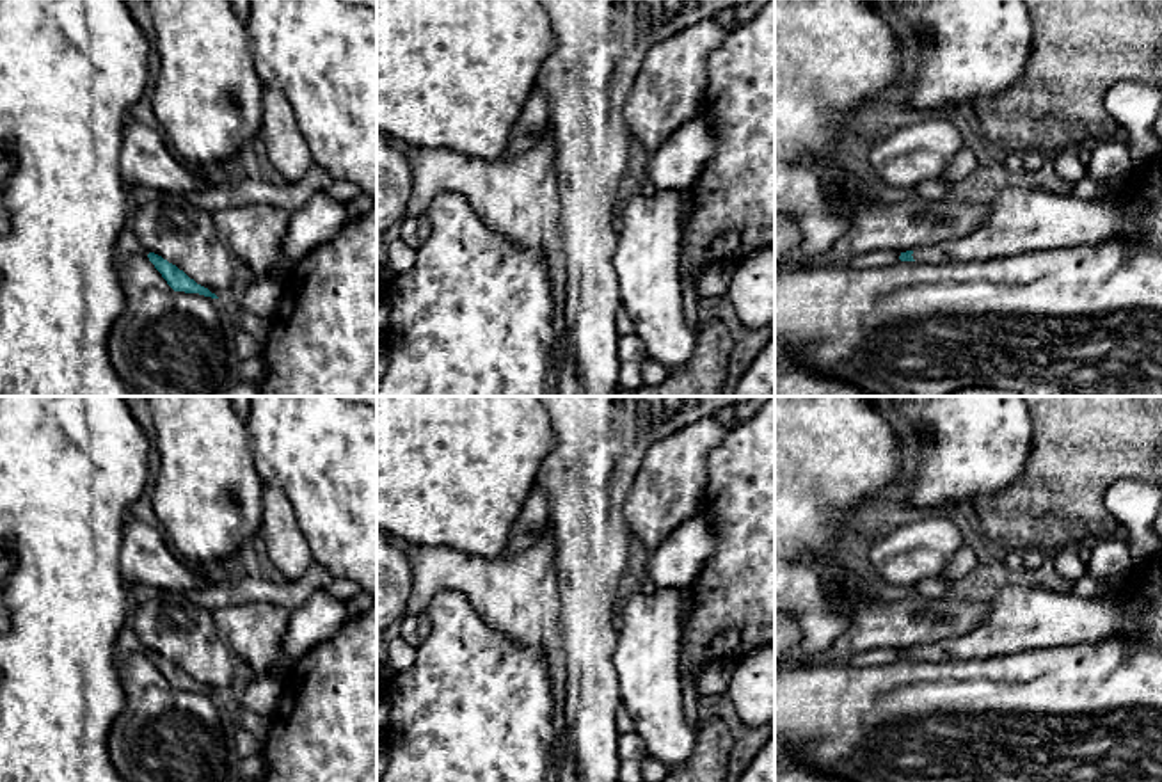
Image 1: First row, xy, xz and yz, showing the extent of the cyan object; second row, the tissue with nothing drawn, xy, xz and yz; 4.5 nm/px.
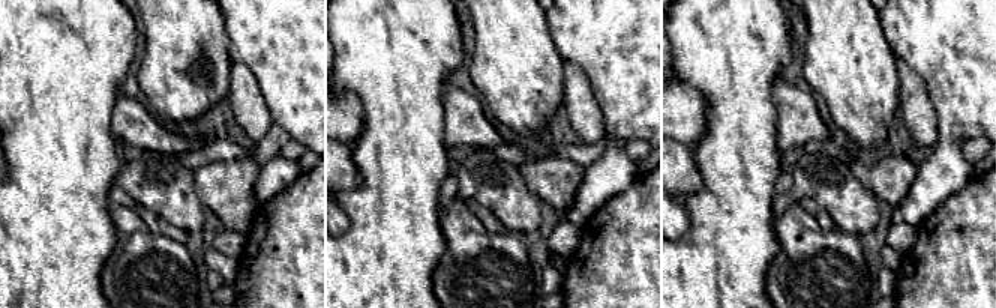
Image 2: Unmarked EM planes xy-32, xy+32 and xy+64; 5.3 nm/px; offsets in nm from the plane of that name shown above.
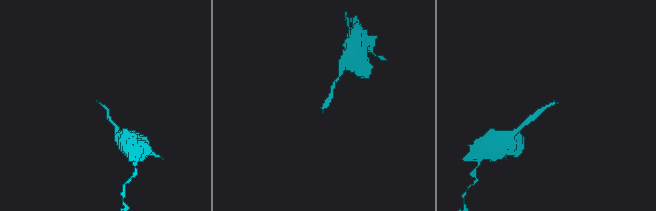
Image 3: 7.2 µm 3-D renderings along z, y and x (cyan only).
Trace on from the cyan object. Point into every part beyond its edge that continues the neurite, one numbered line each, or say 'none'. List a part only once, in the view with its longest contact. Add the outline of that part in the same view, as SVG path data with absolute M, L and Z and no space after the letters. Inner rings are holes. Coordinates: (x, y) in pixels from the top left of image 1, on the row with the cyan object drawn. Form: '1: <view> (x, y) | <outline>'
1: yz (1018, 219) | M1007 183L986 185L986 220L970 235L913 251L919 263L990 261L1004 256L1134 238L1139 226L1123 210L1094 199L1045 194Z

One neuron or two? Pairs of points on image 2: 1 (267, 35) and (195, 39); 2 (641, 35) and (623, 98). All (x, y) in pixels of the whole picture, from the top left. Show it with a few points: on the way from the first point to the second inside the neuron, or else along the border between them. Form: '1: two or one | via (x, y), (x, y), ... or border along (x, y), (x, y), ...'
1: two | border along (222, 15), (228, 39), (228, 56), (233, 62)
2: one | via (641, 50), (641, 80), (638, 83)

